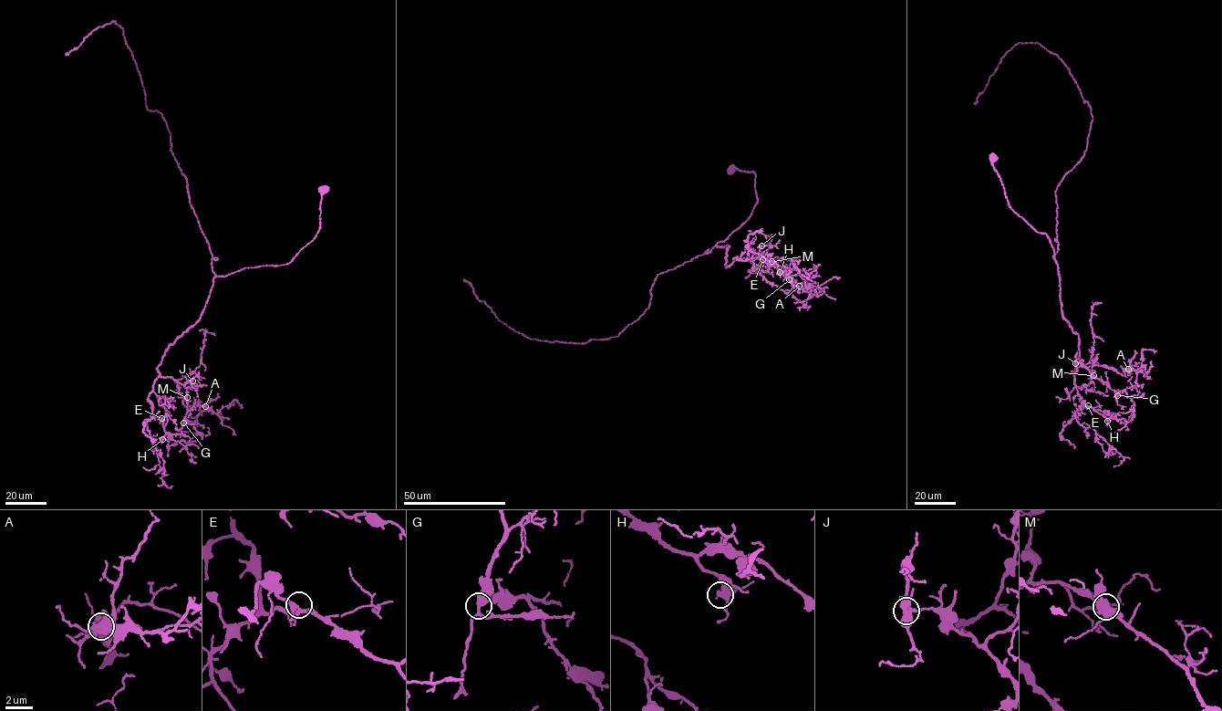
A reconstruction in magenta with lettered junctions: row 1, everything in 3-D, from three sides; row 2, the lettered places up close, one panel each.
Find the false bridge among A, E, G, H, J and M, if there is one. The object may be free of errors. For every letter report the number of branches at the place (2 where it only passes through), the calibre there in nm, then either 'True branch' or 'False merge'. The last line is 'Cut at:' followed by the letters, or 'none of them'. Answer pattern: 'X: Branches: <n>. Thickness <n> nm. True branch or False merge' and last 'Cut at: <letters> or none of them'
A: Branches: 5. Thickness 480 nm. True branch
E: Branches: 5. Thickness 280 nm. True branch
G: Branches: 4. Thickness 400 nm. True branch
H: Branches: 4. Thickness 440 nm. True branch
J: Branches: 7. Thickness 380 nm. True branch
M: Branches: 5. Thickness 480 nm. True branch
Cut at: none of them

